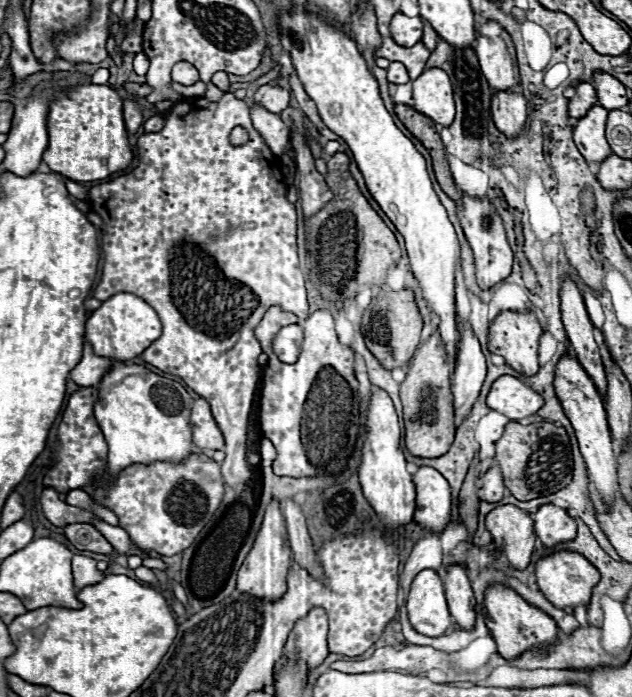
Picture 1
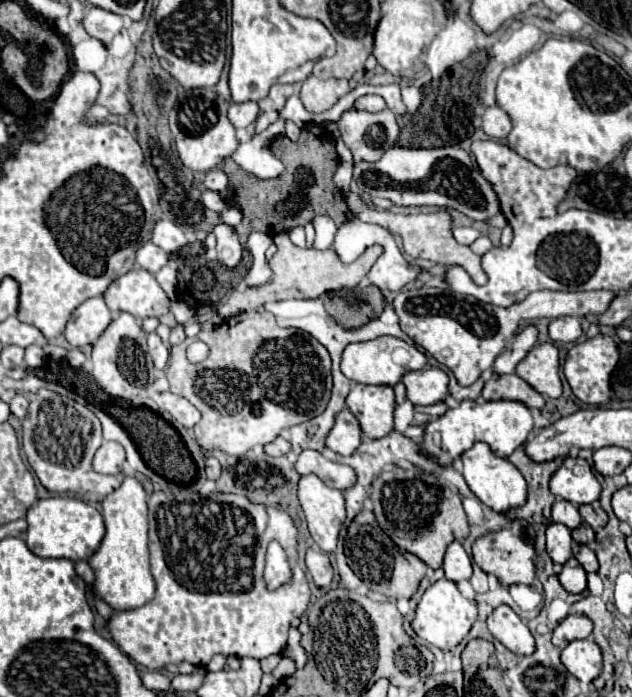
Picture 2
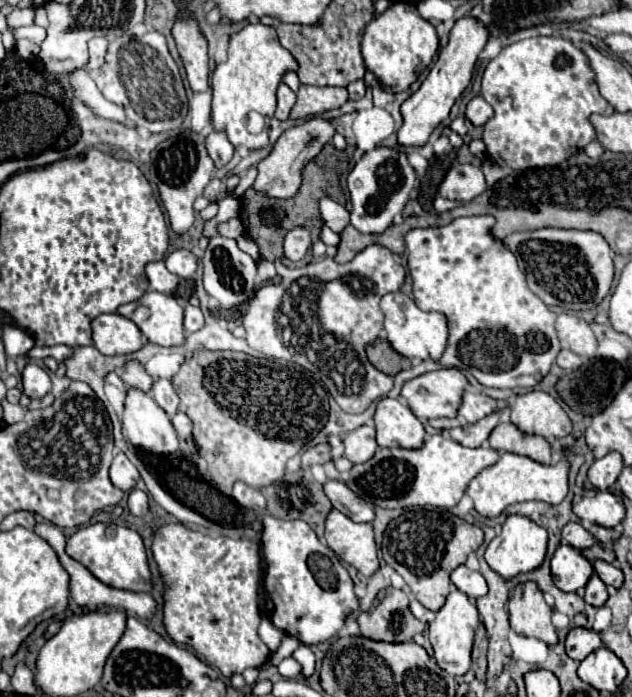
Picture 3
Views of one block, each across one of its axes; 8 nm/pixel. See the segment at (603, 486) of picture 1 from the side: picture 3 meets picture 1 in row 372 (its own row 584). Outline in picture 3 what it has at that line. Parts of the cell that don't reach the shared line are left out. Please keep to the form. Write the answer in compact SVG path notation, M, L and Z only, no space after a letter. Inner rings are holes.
M562 542L552 556L552 578L562 592L582 590L594 574L592 564L582 556L580 550Z

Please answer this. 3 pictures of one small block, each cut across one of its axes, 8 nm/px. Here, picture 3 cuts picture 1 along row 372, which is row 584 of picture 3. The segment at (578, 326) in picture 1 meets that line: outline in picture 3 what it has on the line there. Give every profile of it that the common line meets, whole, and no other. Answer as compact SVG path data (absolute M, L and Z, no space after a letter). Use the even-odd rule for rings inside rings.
M596 574L590 578L590 582L588 582L588 584L586 584L586 588L584 588L584 600L586 600L588 604L596 606L596 608L604 606L604 604L606 604L606 600L608 600L606 584L604 584Z

